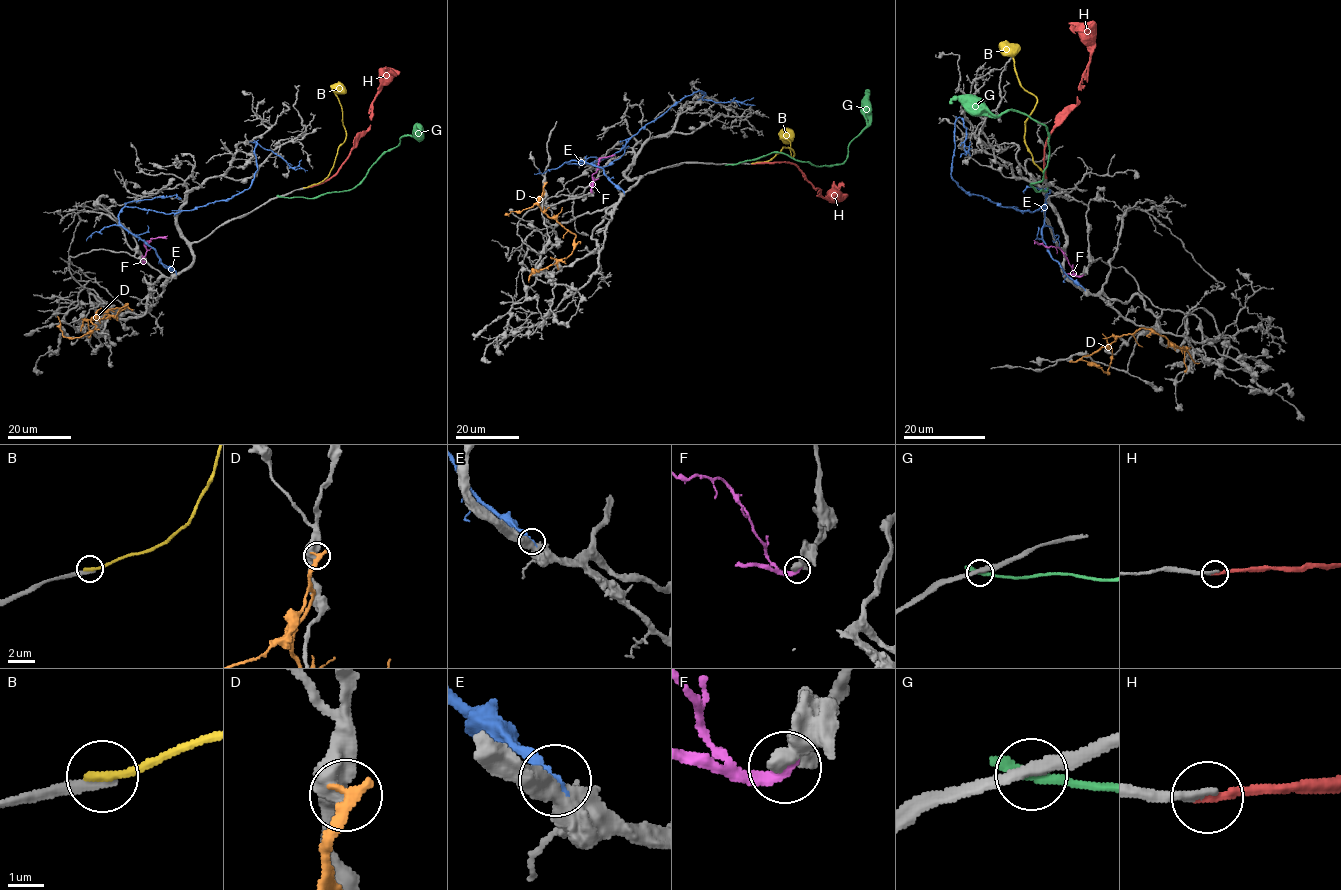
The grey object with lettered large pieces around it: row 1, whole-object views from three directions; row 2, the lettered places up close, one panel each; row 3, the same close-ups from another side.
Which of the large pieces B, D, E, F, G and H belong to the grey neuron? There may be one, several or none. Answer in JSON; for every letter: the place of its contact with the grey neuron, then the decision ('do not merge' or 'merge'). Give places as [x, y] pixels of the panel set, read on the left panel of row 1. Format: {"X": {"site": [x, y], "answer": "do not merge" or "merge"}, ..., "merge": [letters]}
{"B": {"site": [304, 187], "answer": "do not merge"}, "D": {"site": [97, 329], "answer": "do not merge"}, "E": {"site": [176, 273], "answer": "do not merge"}, "F": {"site": [143, 262], "answer": "do not merge"}, "G": {"site": [280, 196], "answer": "do not merge"}, "H": {"site": [305, 187], "answer": "merge"}, "merge": ["H"]}

